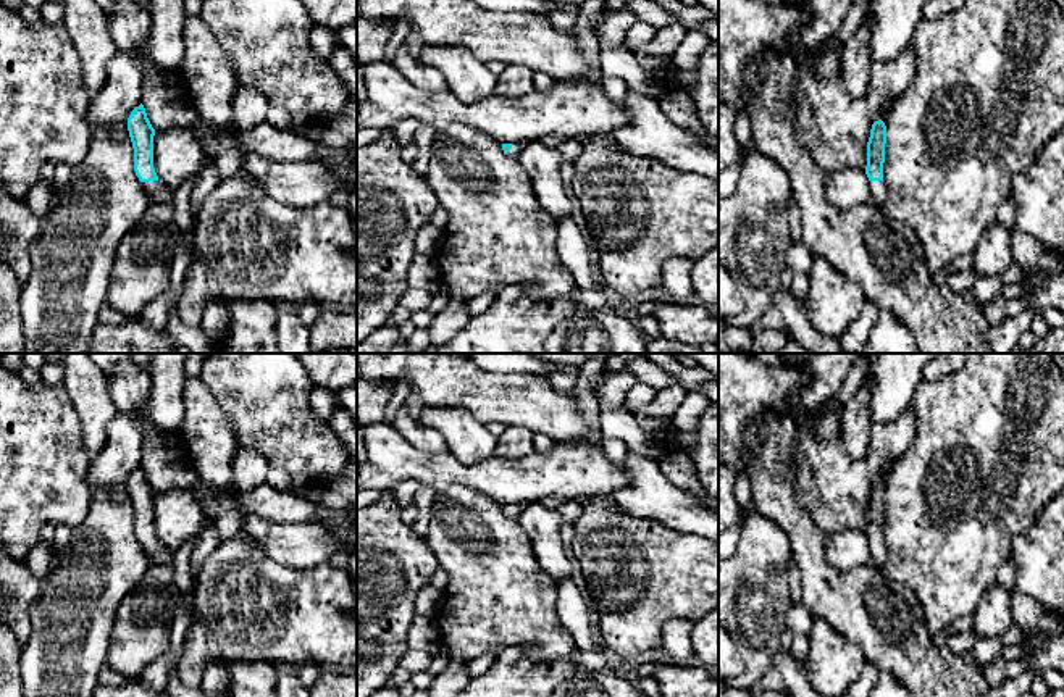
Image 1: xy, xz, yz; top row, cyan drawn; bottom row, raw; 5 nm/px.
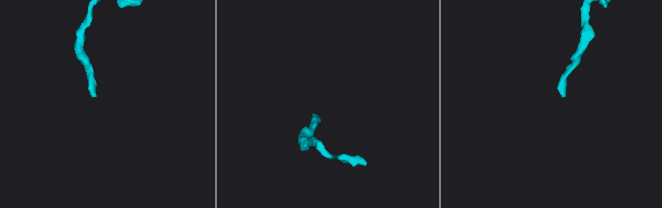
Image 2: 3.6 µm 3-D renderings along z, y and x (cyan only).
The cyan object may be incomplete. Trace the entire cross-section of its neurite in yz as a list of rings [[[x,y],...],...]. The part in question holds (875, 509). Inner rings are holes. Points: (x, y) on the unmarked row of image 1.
[[[882,481],[875,482],[867,503],[865,536],[870,542],[870,565],[882,568],[886,561],[886,547],[883,542],[886,487]]]

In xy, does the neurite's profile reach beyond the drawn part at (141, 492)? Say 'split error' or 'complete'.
split error

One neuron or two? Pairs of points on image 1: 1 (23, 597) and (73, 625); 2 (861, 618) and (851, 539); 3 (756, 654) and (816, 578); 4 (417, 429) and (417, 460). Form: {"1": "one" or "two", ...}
{"1": "two", "2": "two", "3": "two", "4": "two"}

